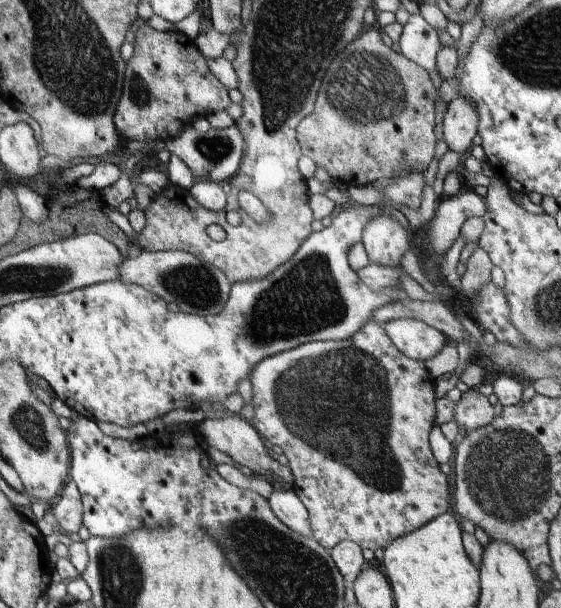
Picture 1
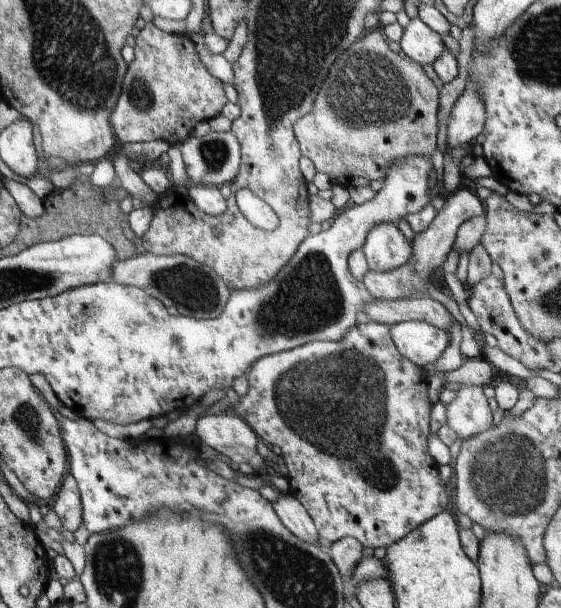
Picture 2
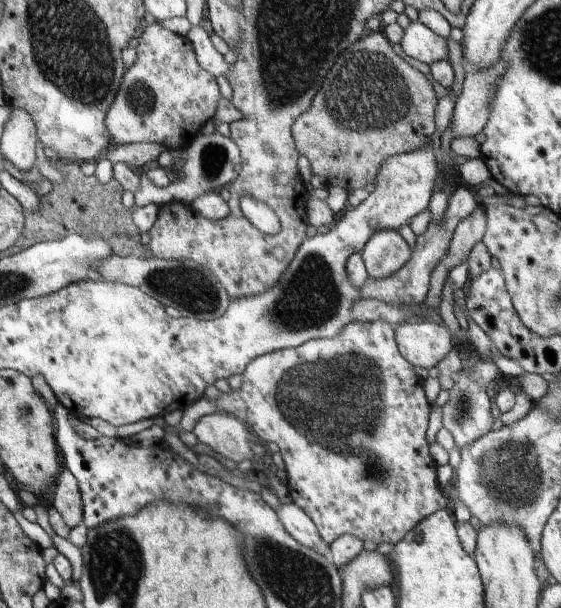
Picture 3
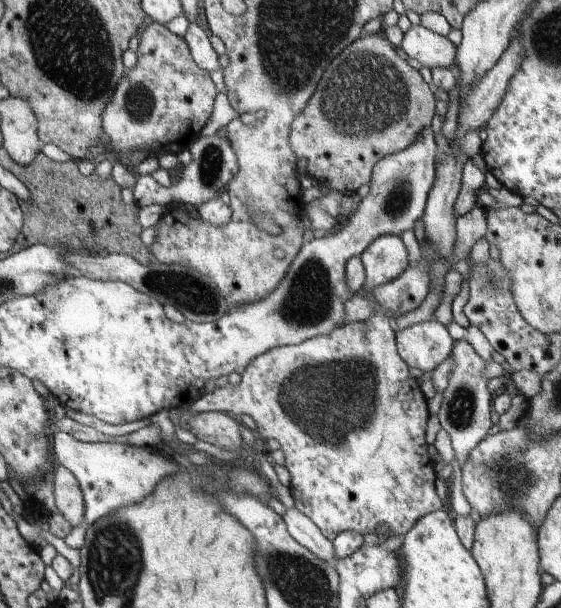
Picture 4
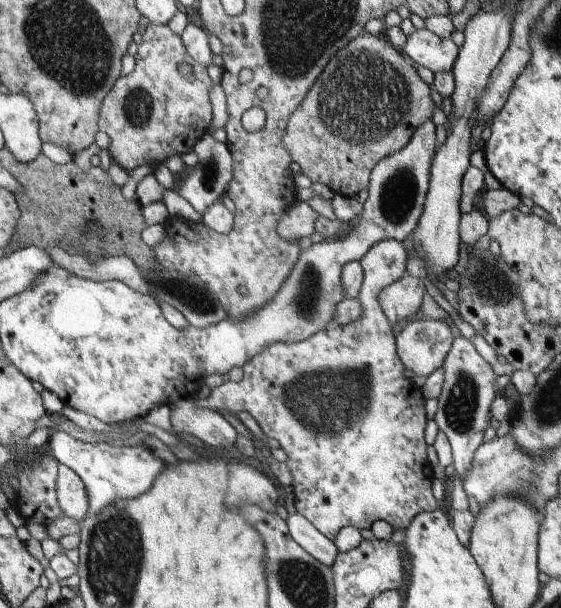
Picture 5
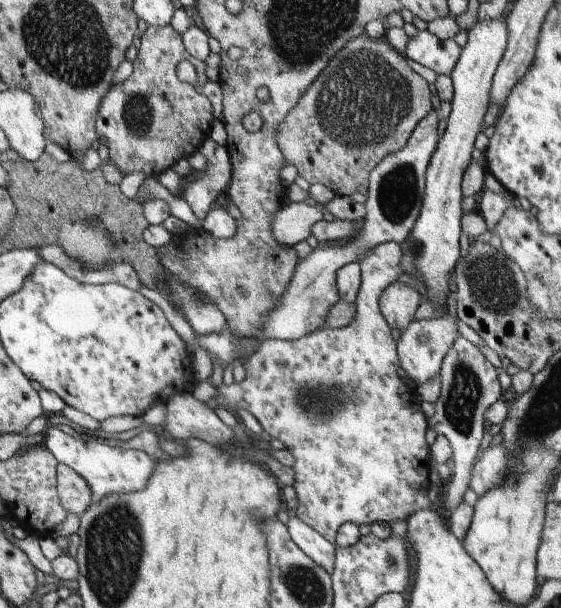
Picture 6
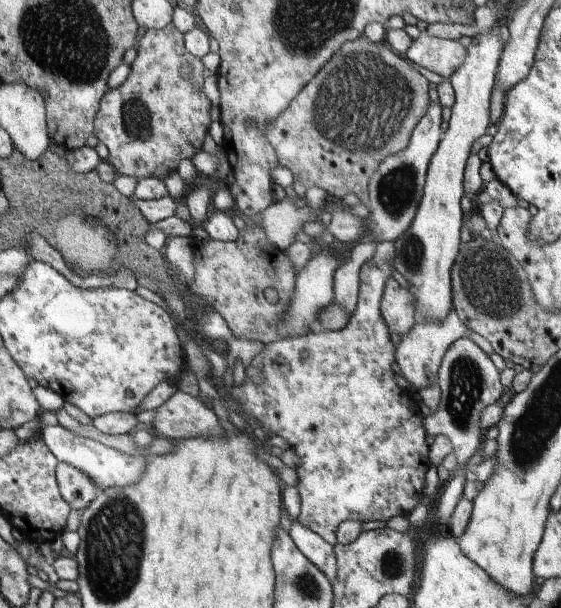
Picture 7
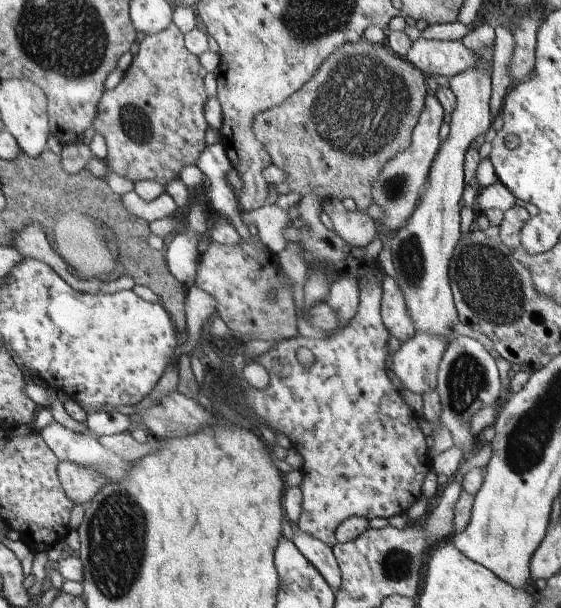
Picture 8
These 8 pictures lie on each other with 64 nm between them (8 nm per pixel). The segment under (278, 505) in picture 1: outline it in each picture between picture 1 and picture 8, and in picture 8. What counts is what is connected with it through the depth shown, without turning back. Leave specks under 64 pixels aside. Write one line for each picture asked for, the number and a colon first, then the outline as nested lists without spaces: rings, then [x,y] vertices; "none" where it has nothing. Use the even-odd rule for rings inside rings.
2: [[[279,494],[279,498],[271,504],[275,508],[277,518],[285,524],[285,528],[295,534],[299,540],[307,542],[307,544],[317,544],[319,534],[317,528],[311,520],[311,516],[307,514],[307,510],[303,508],[303,504],[291,496],[291,494]]]
3: [[[279,504],[279,508],[275,510],[277,518],[283,522],[283,528],[303,546],[313,548],[317,552],[321,552],[323,556],[329,556],[329,546],[321,540],[317,526],[313,524],[313,520],[297,506],[297,504]]]
4: [[[287,508],[283,512],[283,522],[287,526],[287,532],[301,544],[305,546],[307,550],[311,550],[315,556],[319,556],[321,560],[327,560],[327,562],[335,562],[333,556],[333,544],[321,534],[321,530],[305,516],[301,514],[297,508]]]
5: [[[289,514],[285,520],[287,528],[289,528],[289,536],[309,554],[313,556],[317,562],[325,564],[325,566],[333,566],[337,560],[337,546],[327,540],[305,516],[301,514]]]
6: [[[297,516],[289,518],[287,524],[287,534],[293,540],[293,544],[305,554],[309,556],[315,564],[319,564],[323,570],[327,570],[329,574],[333,572],[333,564],[335,564],[335,544],[331,544],[329,540],[325,540],[321,534],[317,534],[309,524],[305,524],[303,520],[299,520]]]
7: [[[297,518],[289,522],[291,522],[289,538],[293,540],[293,544],[309,562],[313,562],[327,576],[329,582],[333,582],[335,568],[337,568],[333,548],[325,540],[321,540],[317,534],[313,534],[309,528],[305,528],[301,522],[297,522]]]
8: [[[293,528],[293,532],[289,532],[289,538],[299,554],[323,576],[323,580],[335,592],[335,588],[339,586],[339,566],[335,562],[333,548],[323,544],[319,538],[303,532],[301,528]]]

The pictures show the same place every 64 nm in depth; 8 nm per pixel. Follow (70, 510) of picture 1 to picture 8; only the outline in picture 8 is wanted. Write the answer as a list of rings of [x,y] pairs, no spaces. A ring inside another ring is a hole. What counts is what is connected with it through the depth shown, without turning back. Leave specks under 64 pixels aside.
[[[59,462],[55,472],[63,494],[67,494],[67,498],[75,506],[87,506],[95,498],[95,494],[99,494],[99,490],[105,486],[103,478],[97,472],[77,464]]]

